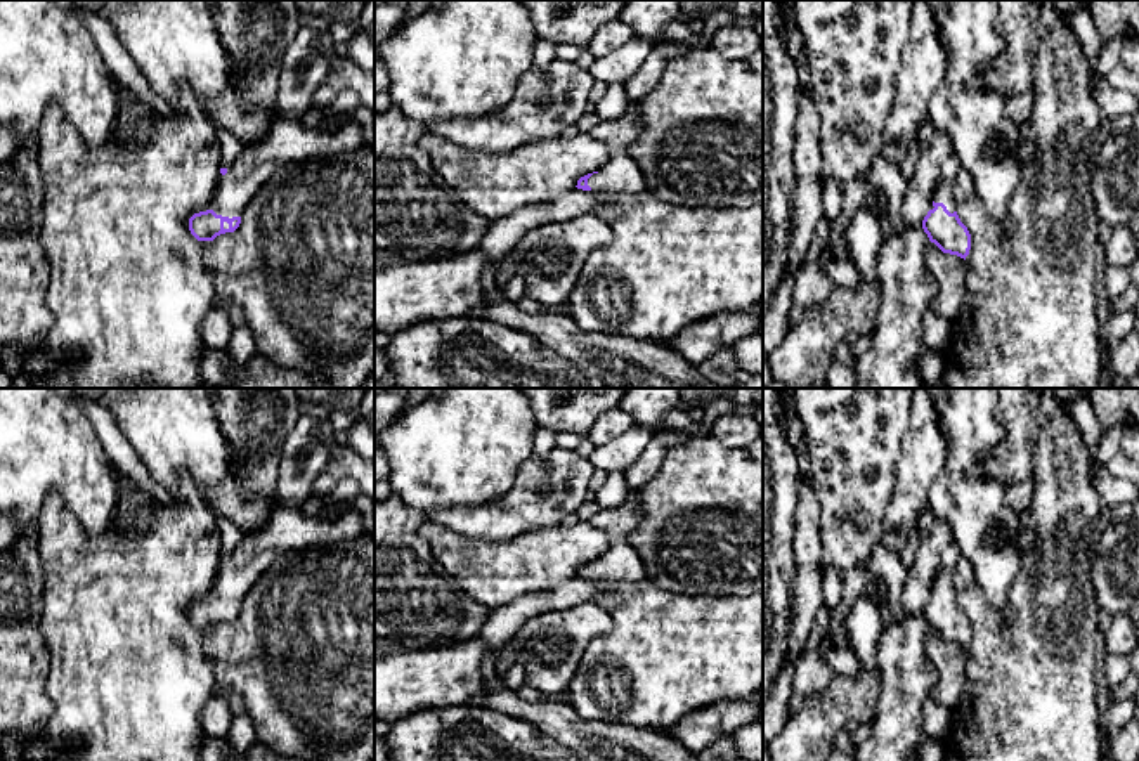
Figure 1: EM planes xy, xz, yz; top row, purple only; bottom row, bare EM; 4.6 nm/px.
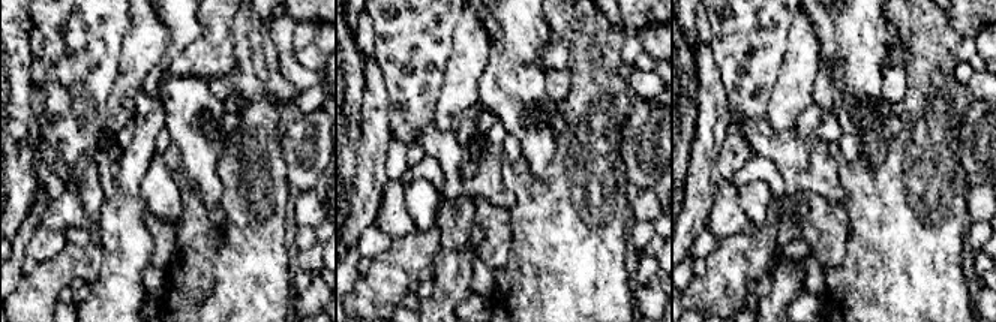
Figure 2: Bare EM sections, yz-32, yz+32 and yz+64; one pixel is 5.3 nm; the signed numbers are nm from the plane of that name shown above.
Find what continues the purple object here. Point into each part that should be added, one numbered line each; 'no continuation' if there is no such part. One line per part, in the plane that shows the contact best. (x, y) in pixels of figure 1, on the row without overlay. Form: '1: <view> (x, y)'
1: yz (943, 581)

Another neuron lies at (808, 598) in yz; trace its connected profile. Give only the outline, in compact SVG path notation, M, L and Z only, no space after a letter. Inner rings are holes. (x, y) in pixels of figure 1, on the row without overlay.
M803 478L796 513L794 553L794 602L782 667L791 659L803 655L811 638L817 614L825 603L822 595L820 501L813 482Z

